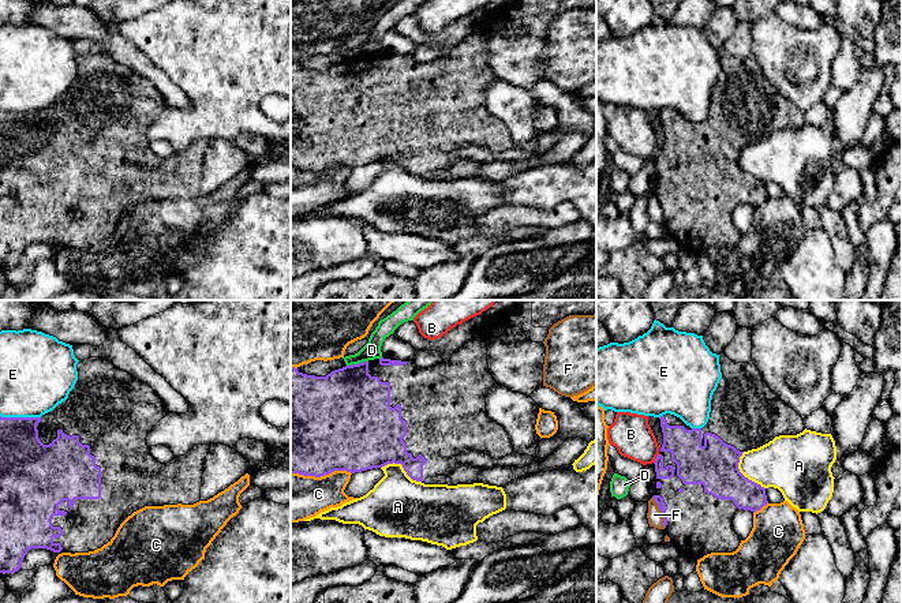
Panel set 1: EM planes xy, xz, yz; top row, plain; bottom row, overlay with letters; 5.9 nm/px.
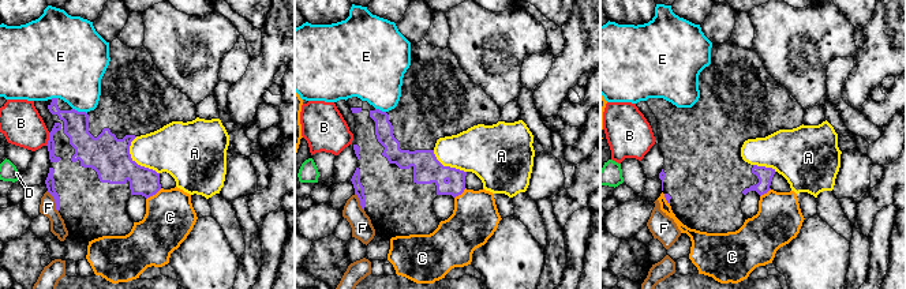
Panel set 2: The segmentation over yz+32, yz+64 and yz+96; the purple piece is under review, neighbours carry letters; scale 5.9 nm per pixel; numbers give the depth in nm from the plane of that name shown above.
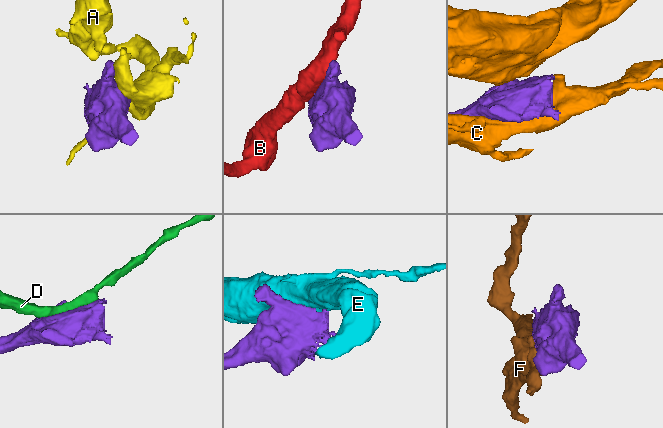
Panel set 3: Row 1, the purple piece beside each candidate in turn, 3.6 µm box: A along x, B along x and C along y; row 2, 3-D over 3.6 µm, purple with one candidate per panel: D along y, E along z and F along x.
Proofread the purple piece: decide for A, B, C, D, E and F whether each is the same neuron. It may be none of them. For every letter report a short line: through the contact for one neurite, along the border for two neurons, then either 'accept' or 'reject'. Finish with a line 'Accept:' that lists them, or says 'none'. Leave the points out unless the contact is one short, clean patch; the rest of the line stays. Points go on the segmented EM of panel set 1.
A: reject
B: reject
C: reject
D: reject
E: reject
F: line yz (652, 497), (665, 527); reject
Accept: none

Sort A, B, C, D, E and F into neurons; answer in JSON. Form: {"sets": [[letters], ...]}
{"sets": [["A"], ["B"], ["C"], ["D"], ["E"], ["F"]]}

